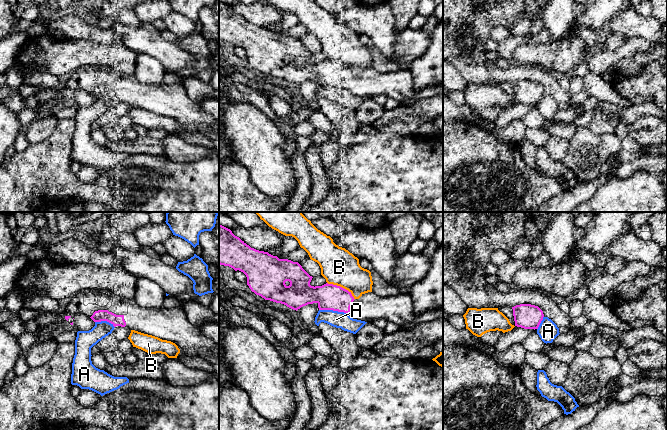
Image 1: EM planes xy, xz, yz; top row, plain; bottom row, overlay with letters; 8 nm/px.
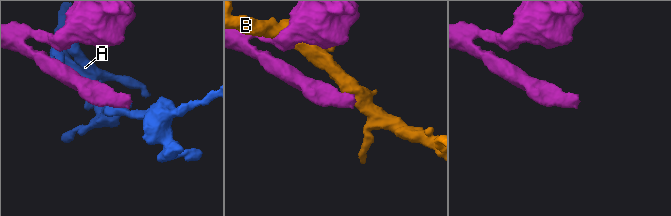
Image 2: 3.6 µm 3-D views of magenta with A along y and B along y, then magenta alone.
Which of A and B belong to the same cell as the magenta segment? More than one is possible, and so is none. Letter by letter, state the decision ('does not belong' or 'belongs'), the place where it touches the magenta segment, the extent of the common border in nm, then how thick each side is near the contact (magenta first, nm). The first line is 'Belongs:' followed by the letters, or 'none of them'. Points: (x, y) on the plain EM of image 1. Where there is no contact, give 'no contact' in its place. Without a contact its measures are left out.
Belongs: none of them
A: does not belong; meets magenta in xz at (334, 86); contact 240 nm long; 200 nm thick on the magenta side, 130 nm on the other
B: does not belong; meets magenta in xz at (341, 63); contact 260 nm long; 200 nm thick on the magenta side, 300 nm on the other

